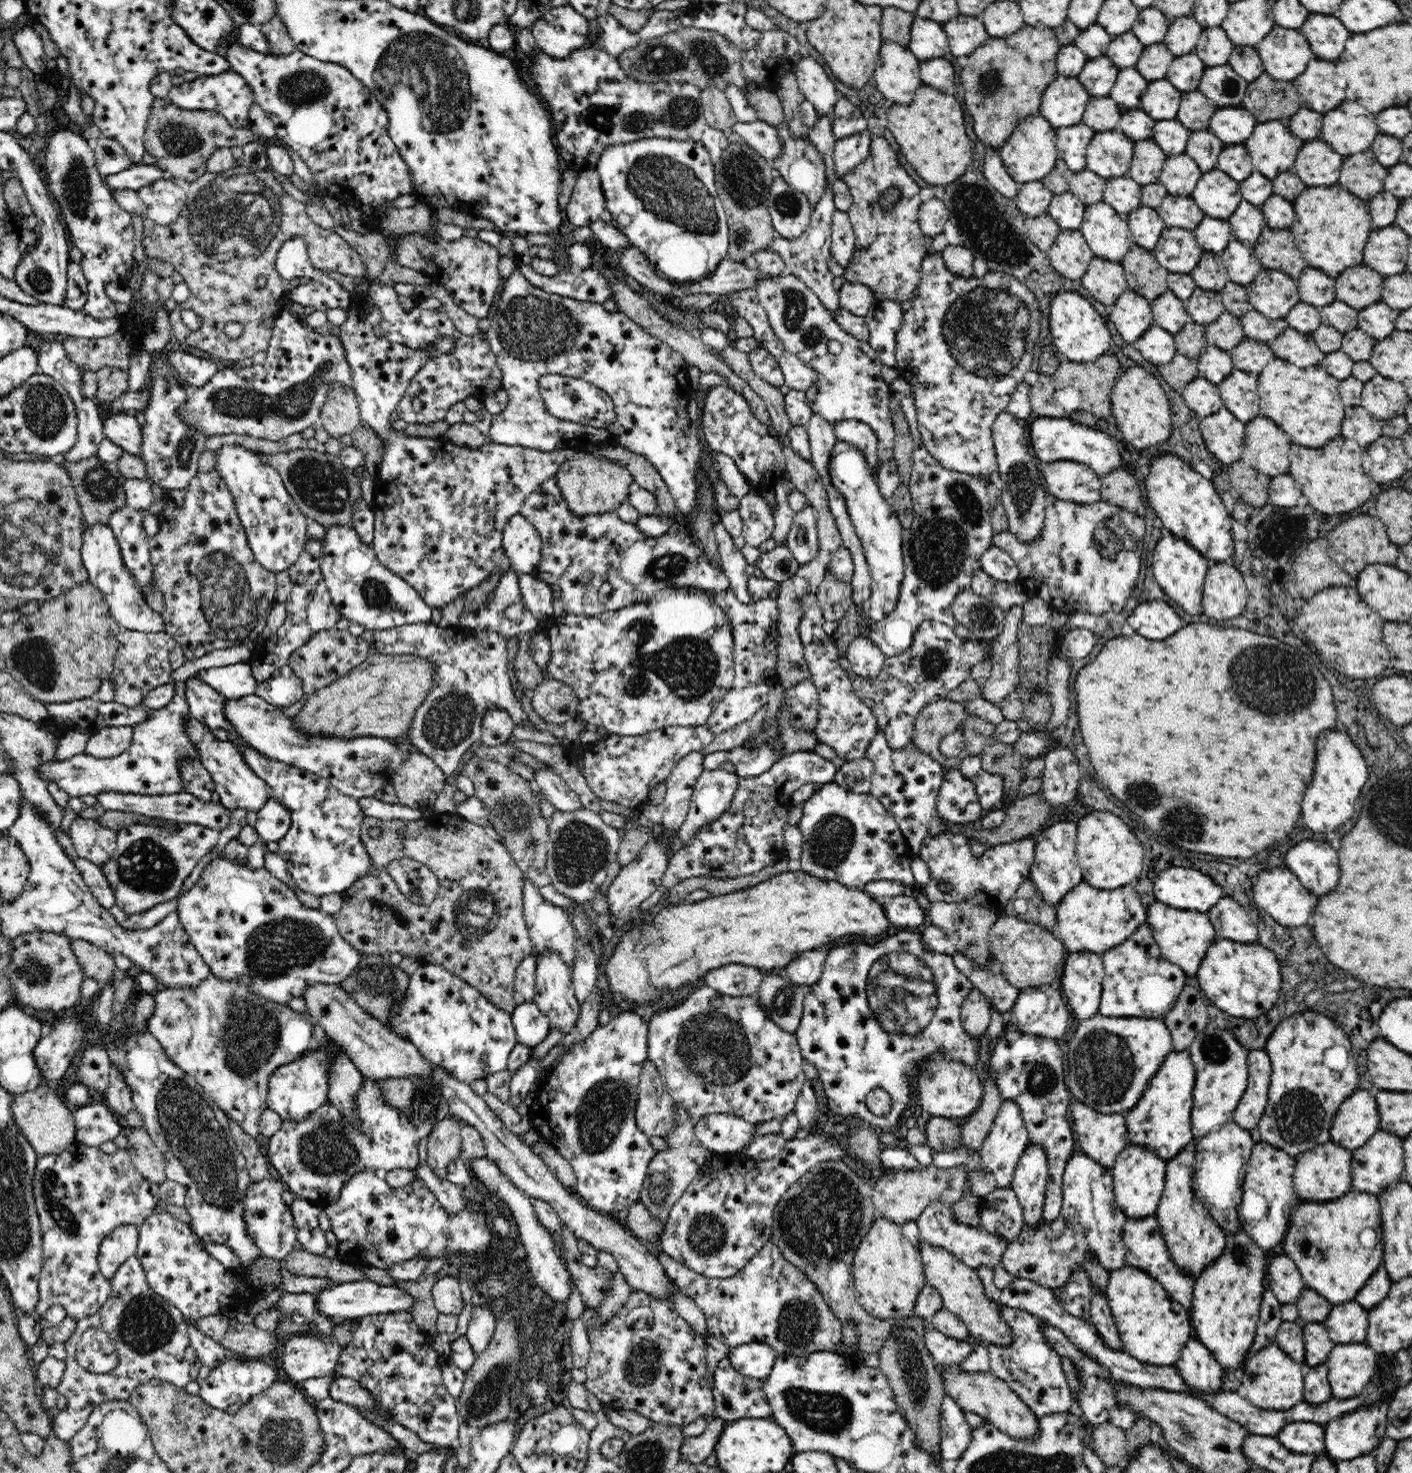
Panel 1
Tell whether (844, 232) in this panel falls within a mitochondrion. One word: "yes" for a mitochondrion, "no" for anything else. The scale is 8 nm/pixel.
no

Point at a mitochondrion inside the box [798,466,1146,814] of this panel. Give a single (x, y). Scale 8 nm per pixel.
(938, 548)

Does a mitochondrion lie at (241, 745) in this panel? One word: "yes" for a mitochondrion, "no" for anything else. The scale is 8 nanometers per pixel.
no

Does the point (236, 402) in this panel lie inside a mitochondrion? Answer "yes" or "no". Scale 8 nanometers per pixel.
yes

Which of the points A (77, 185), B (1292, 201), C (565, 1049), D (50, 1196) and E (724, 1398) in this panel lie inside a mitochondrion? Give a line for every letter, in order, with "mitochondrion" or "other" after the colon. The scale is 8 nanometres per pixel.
A: mitochondrion
B: other
C: other
D: mitochondrion
E: other

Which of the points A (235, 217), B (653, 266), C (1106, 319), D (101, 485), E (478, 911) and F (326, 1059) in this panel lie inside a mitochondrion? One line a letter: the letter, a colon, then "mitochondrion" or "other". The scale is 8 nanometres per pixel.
A: mitochondrion
B: other
C: other
D: mitochondrion
E: mitochondrion
F: other

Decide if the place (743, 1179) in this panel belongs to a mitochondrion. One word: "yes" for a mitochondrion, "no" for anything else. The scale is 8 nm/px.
no

